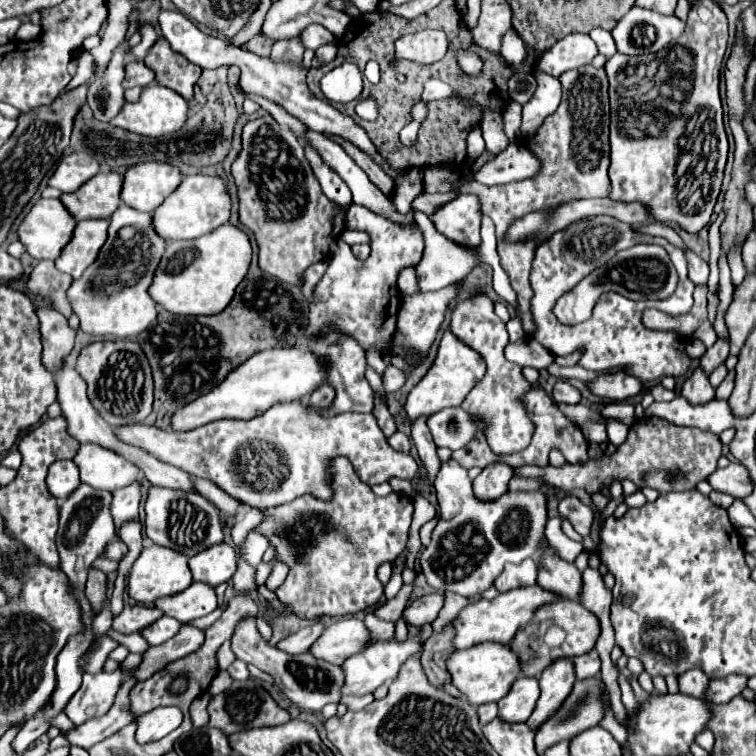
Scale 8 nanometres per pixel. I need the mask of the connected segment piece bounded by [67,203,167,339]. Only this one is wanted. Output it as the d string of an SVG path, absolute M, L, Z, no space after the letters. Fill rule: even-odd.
M121 203L119 209L111 215L111 225L109 225L109 237L105 241L105 245L101 247L99 251L99 257L97 261L83 273L81 279L73 281L71 289L67 291L69 295L69 301L71 301L71 307L73 311L79 315L81 319L81 329L85 333L91 333L91 335L111 335L111 337L135 337L139 335L141 331L145 331L155 319L157 319L157 305L155 301L149 297L147 293L147 287L151 285L153 281L153 275L155 275L155 267L159 265L163 253L165 253L165 245L167 245L167 239L163 239L153 223L151 223L151 213L141 213L141 211L135 211L131 209L129 205ZM123 227L135 227L137 233L131 237L131 239L119 239L119 229Z

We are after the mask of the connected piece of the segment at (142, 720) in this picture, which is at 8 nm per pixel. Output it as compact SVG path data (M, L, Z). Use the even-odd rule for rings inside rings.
M157 707L155 711L149 711L149 715L141 715L137 719L139 733L141 733L140 744L158 741L161 737L169 735L181 725L181 711L177 707Z

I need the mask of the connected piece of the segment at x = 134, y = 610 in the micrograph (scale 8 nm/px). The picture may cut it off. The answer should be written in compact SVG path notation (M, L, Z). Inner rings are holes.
M147 605L123 607L123 611L113 619L113 629L119 633L135 633L155 623L161 615L163 613L157 607L147 607Z

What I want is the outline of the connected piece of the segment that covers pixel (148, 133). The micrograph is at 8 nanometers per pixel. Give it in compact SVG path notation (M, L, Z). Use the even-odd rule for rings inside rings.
M153 85L143 91L139 101L125 103L125 107L119 111L119 115L111 123L127 131L137 129L137 133L145 137L163 137L163 135L179 131L185 125L185 121L187 121L187 101L167 87Z

